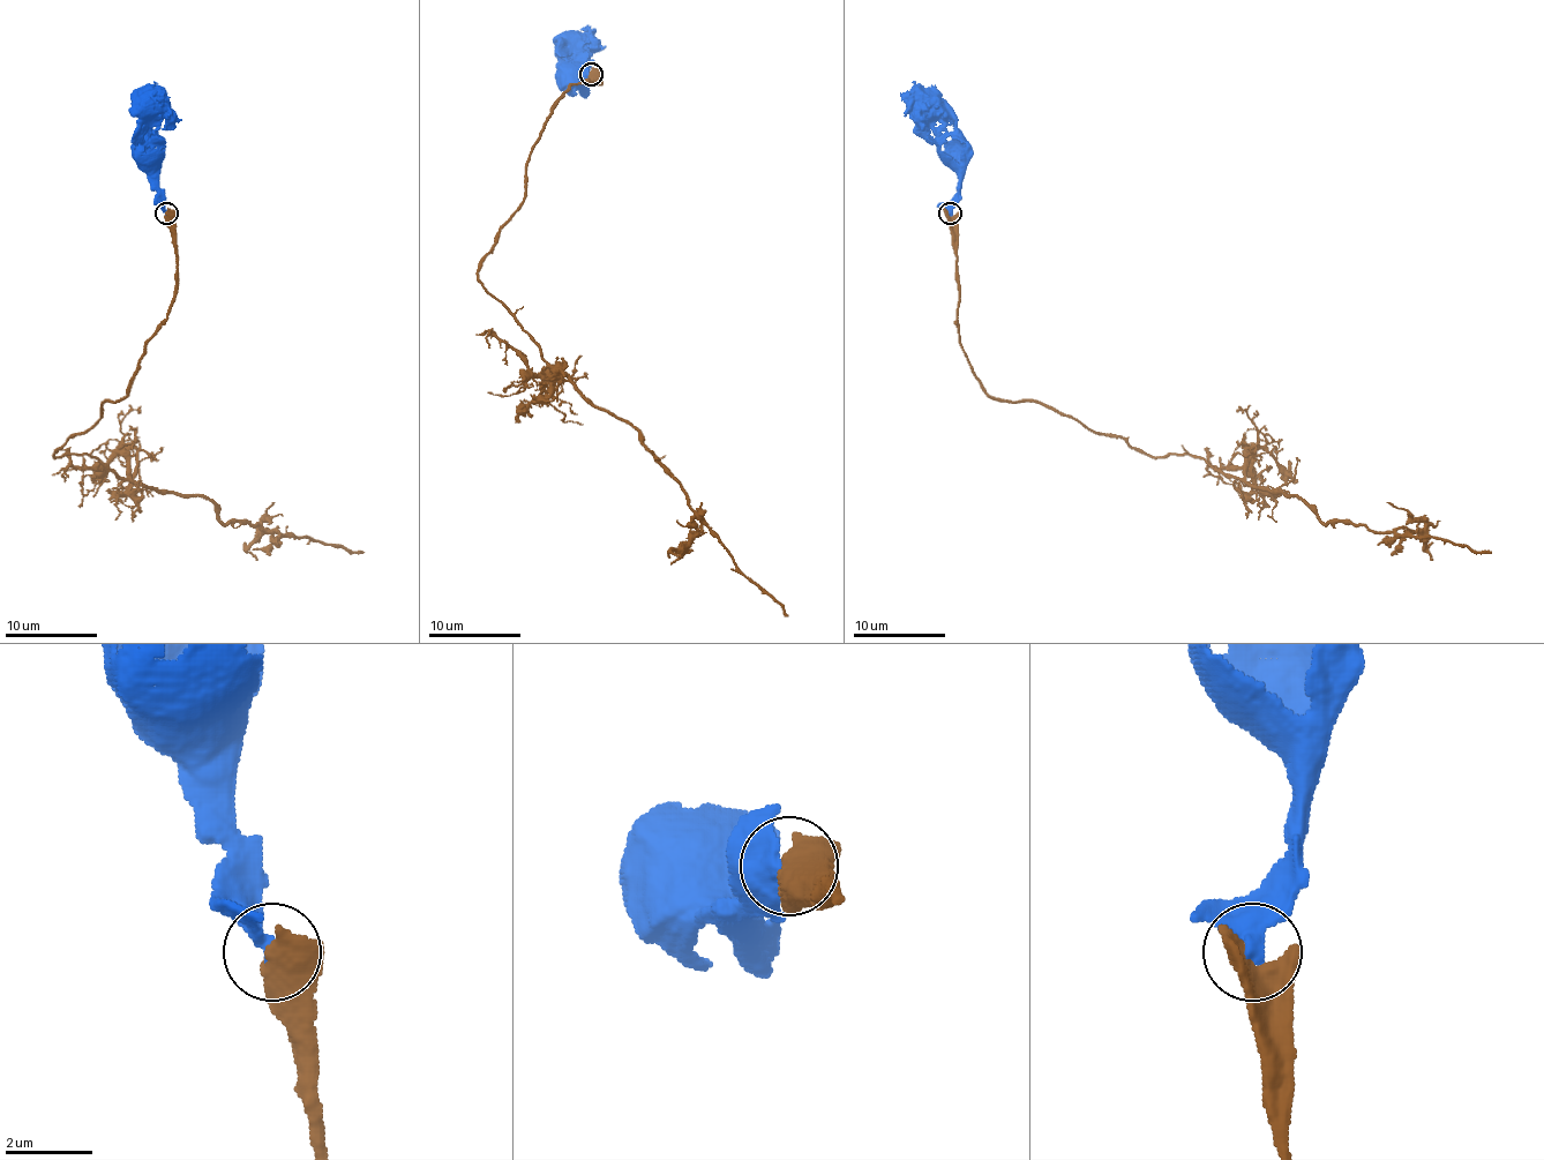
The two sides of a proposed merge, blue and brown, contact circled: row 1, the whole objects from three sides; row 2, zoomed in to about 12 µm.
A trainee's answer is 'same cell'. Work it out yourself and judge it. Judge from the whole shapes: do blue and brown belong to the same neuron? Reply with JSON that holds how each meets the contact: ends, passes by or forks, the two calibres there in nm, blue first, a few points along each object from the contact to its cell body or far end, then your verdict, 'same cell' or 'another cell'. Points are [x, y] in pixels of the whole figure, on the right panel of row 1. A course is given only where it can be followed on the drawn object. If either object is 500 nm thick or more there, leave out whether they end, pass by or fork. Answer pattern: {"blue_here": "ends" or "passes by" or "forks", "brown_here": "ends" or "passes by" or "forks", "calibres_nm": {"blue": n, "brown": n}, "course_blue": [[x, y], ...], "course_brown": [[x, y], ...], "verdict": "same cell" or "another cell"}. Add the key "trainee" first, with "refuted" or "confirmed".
{"trainee": "refuted", "calibres_nm": {"blue": 440, "brown": 600}, "course_blue": [[949, 212], [958, 189], [958, 171], [937, 148], [937, 125], [921, 107]], "course_brown": [[949, 212], [960, 343], [1002, 401], [1034, 401], [1151, 456], [1201, 456], [1295, 495], [1323, 522], [1491, 552]], "verdict": "another cell"}

